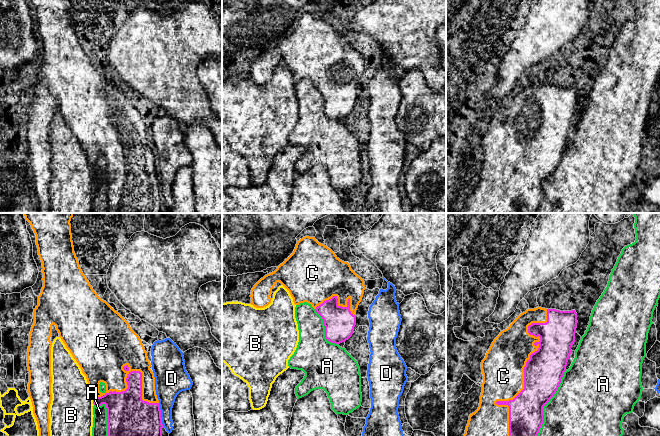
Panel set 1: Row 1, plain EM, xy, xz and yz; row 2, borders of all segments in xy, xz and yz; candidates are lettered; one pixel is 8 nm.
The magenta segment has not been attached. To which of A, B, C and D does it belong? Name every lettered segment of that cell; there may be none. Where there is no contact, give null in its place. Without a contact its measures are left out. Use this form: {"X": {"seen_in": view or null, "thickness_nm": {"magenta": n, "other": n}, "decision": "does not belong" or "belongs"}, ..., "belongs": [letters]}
{"A": {"seen_in": "yz", "thickness_nm": {"magenta": 300, "other": 440}, "decision": "does not belong"}, "B": {"seen_in": "xy", "thickness_nm": {"magenta": 280, "other": 360}, "decision": "does not belong"}, "C": {"seen_in": "yz", "thickness_nm": {"magenta": 300, "other": 340}, "decision": "belongs"}, "D": {"seen_in": "xy", "thickness_nm": {"magenta": 320, "other": 220}, "decision": "does not belong"}, "belongs": ["C"]}

